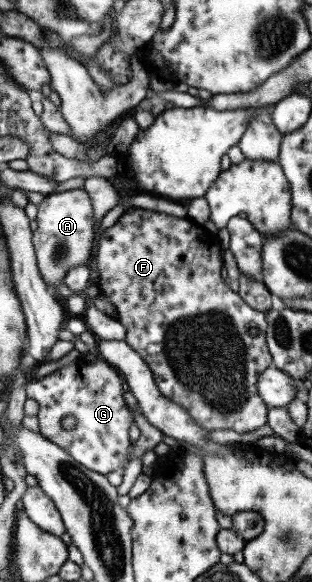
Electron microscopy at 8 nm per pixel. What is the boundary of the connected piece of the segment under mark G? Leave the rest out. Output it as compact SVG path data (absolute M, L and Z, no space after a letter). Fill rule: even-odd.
M79 359L75 364L61 366L25 387L26 398L39 405L35 417L38 434L63 449L79 465L104 476L125 467L129 460L131 443L127 429L133 424L133 417L123 402L124 391L122 378L101 359L93 364ZM69 416L74 419L75 428L65 430L61 427L61 420Z

